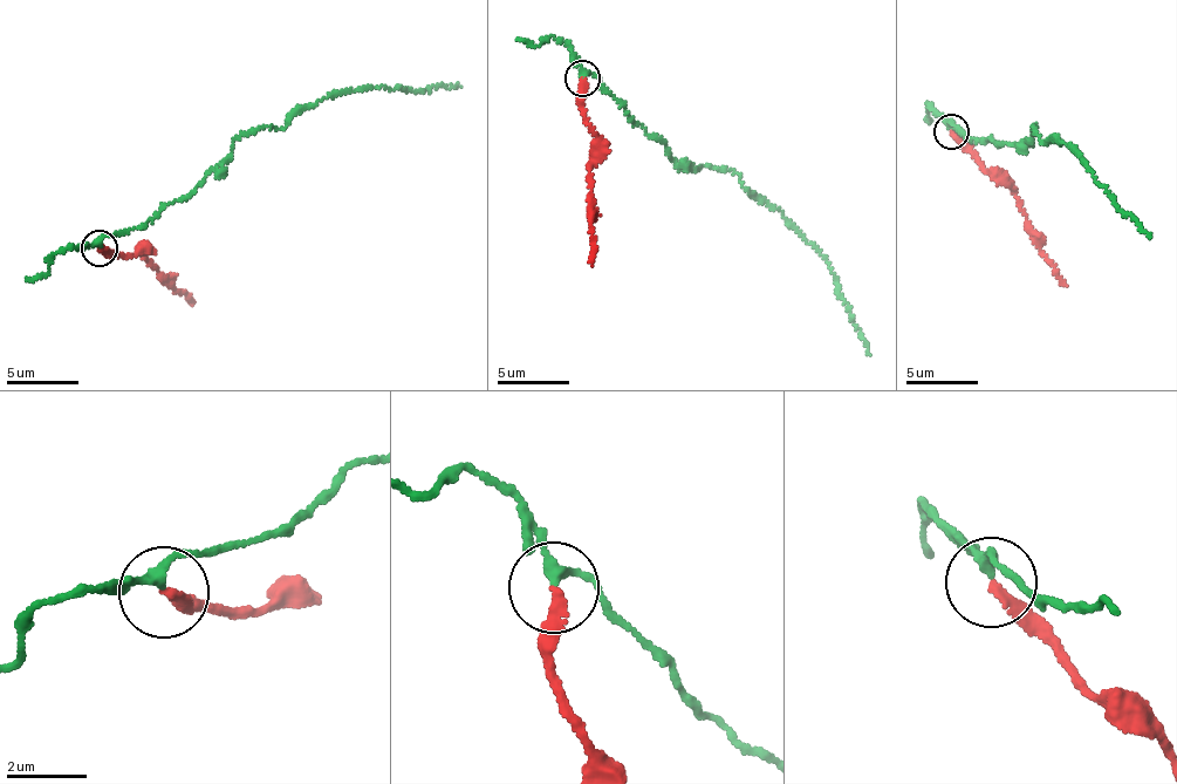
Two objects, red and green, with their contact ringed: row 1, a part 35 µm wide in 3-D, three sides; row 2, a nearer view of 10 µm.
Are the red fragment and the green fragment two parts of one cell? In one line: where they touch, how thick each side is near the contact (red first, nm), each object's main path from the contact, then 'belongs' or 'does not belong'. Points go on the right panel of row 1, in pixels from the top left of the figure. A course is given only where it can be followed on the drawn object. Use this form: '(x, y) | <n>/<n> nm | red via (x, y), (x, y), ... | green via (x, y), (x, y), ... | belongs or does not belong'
(951, 131) | 240/220 nm | red via (952, 130), (969, 142), (984, 170), (1001, 176), (1067, 286) | green via (952, 130), (952, 123), (986, 142), (1027, 143), (1035, 128), (1045, 143), (1062, 141), (1149, 238) | does not belong

